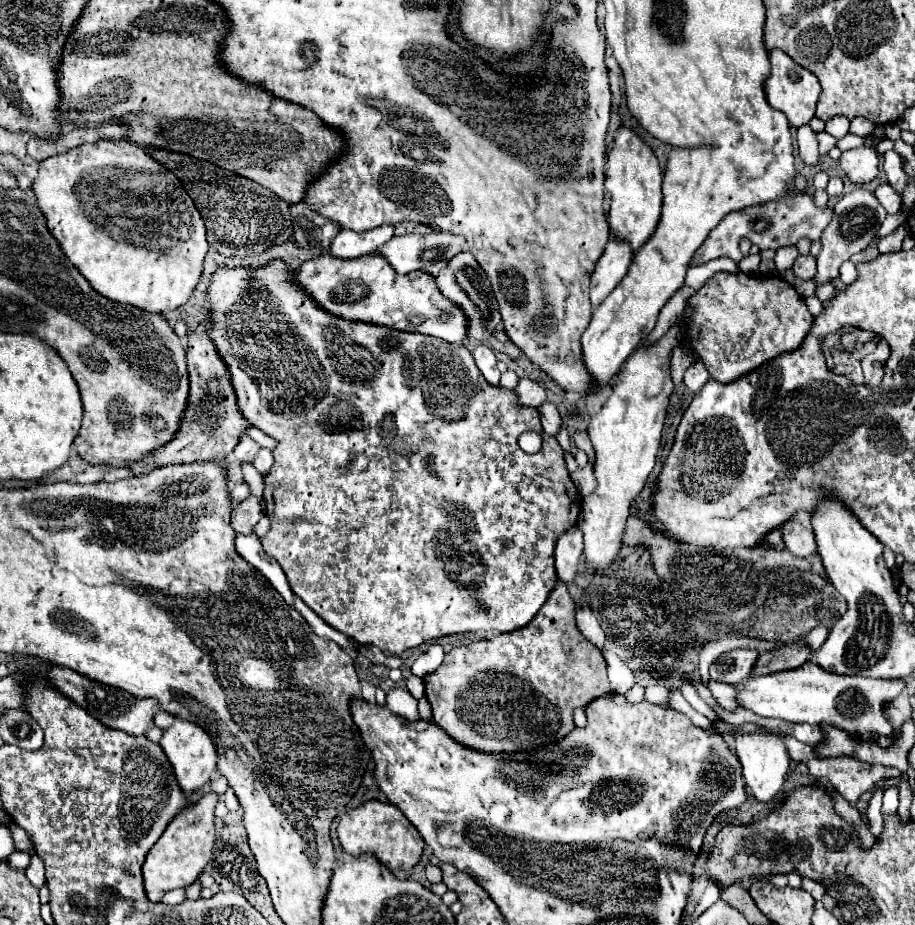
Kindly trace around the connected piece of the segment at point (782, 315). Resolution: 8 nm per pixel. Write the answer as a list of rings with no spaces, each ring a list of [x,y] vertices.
[[[716,272],[688,298],[688,306],[692,310],[692,320],[686,324],[692,342],[688,348],[702,358],[710,376],[720,384],[732,384],[768,360],[800,348],[814,318],[794,286],[776,276]]]

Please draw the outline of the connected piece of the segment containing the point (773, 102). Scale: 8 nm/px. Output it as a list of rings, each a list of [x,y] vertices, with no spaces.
[[[772,50],[770,62],[772,62],[772,74],[766,80],[766,100],[768,100],[768,104],[772,108],[784,112],[792,126],[798,128],[802,124],[808,124],[814,118],[816,102],[818,102],[818,96],[820,96],[818,80],[806,68],[800,68],[794,60],[790,60],[782,50]]]

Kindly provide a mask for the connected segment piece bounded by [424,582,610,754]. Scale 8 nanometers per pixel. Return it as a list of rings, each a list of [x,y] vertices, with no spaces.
[[[558,582],[540,612],[524,628],[498,634],[492,640],[480,640],[452,648],[444,656],[440,668],[424,678],[426,698],[434,714],[432,720],[458,744],[488,754],[540,750],[548,744],[560,742],[574,728],[574,708],[586,708],[588,702],[610,692],[604,656],[580,634],[574,616],[576,608],[568,586]]]

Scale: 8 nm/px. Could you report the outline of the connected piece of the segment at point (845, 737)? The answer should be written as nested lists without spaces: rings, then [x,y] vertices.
[[[822,726],[826,732],[826,742],[816,748],[820,756],[850,756],[858,748],[858,740],[854,740],[848,732]]]

